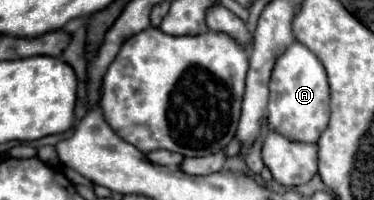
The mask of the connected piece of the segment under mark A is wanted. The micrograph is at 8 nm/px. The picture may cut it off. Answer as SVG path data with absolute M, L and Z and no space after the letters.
M294 41L276 61L270 77L270 103L266 115L268 131L290 141L318 143L330 119L330 85L320 59L302 43Z

